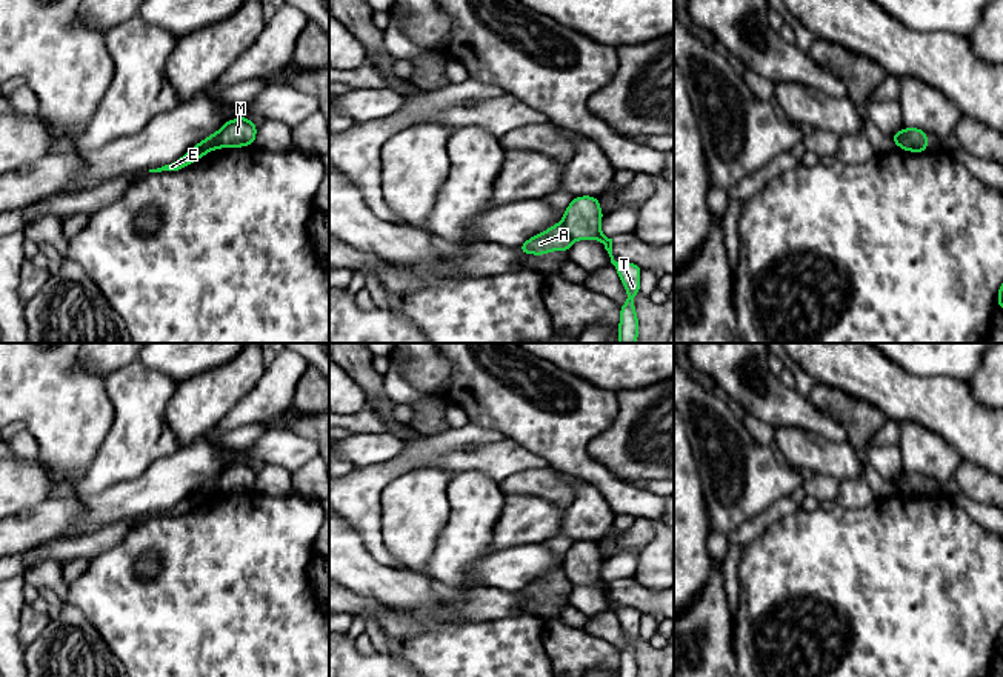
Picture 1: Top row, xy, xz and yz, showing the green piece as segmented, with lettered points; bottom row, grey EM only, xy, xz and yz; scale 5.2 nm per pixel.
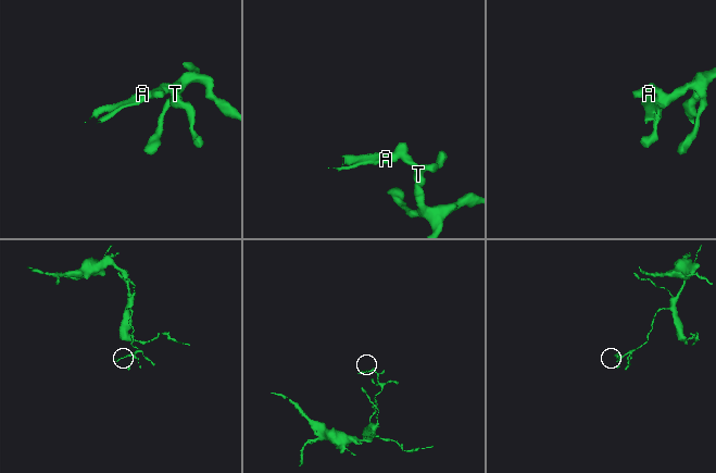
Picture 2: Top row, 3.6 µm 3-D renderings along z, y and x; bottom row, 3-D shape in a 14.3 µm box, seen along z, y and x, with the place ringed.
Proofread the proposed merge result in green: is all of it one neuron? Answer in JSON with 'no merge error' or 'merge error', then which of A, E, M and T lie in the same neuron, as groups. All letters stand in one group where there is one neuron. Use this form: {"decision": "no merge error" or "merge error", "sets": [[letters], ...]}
{"decision": "merge error", "sets": [["A", "E"], ["M", "T"]]}

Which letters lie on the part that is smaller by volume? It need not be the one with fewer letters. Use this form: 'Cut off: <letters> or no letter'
Cut off: A, E

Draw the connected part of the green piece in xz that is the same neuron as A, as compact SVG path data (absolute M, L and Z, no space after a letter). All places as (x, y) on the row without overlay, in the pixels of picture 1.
M555 568L545 577L531 582L518 594L521 599L543 600L551 595L568 597L572 591L572 582L565 574L563 568Z

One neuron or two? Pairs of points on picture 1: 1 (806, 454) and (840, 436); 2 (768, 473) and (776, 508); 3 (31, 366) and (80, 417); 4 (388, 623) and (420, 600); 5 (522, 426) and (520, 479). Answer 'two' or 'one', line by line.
1: two
2: two
3: one
4: two
5: two

